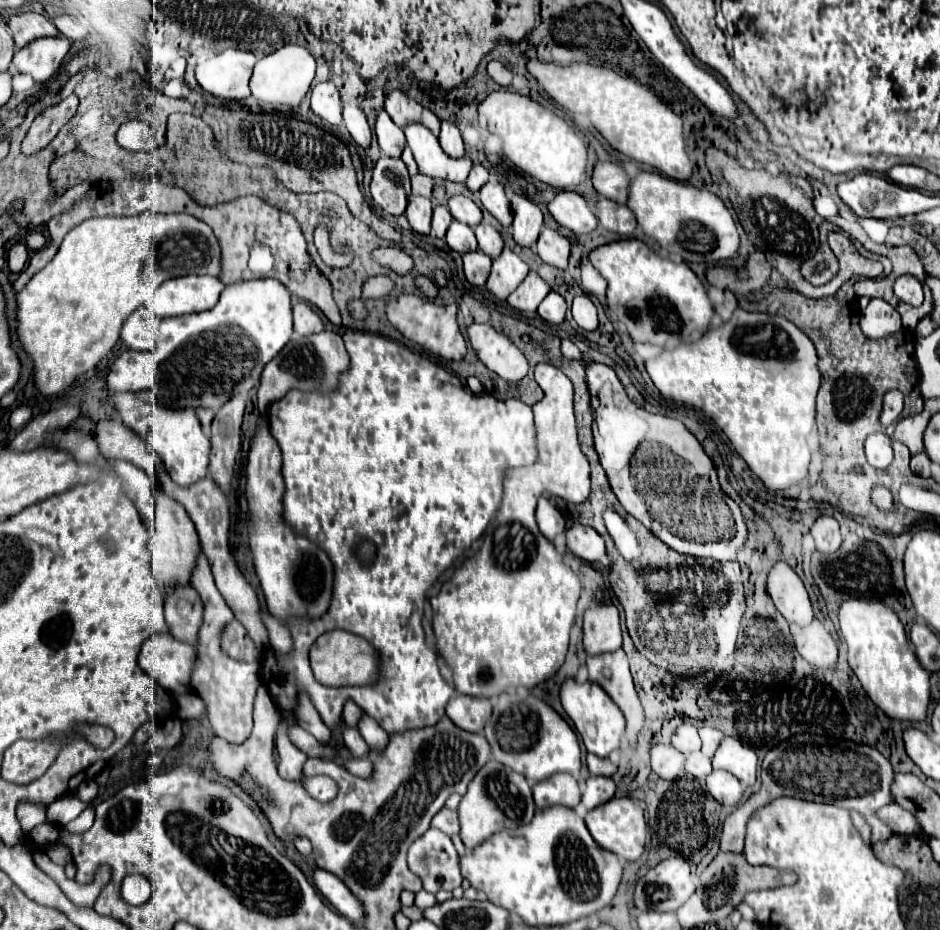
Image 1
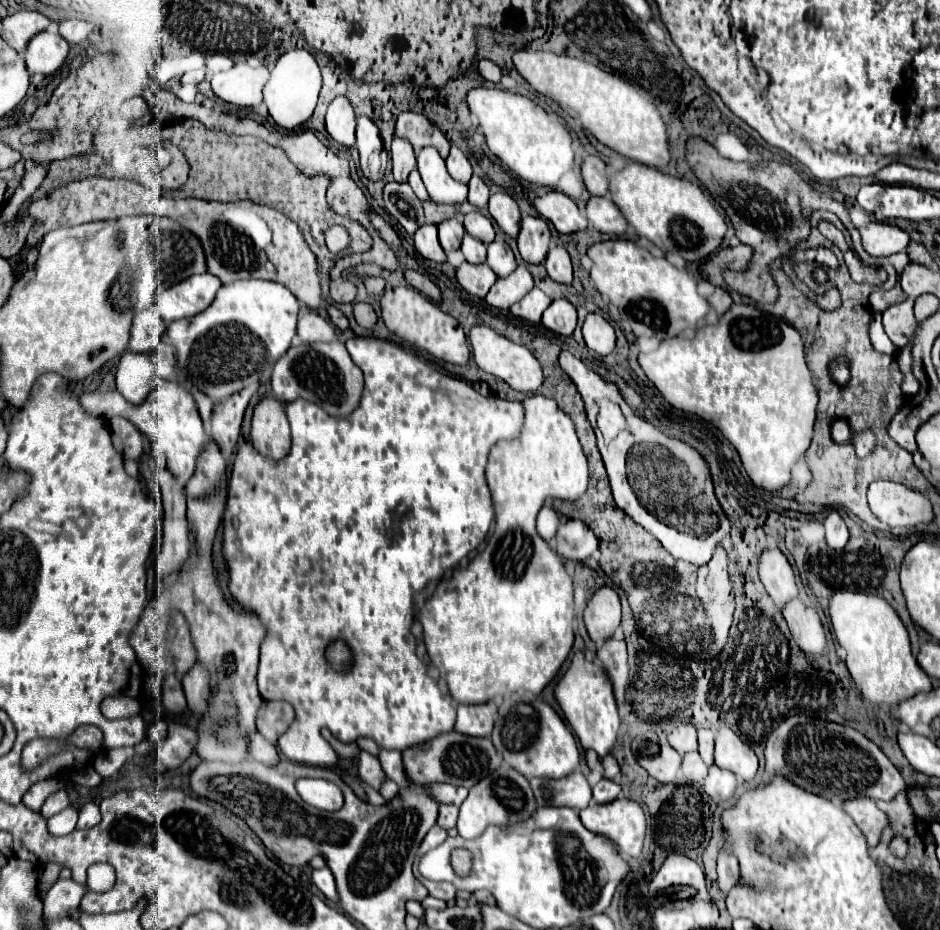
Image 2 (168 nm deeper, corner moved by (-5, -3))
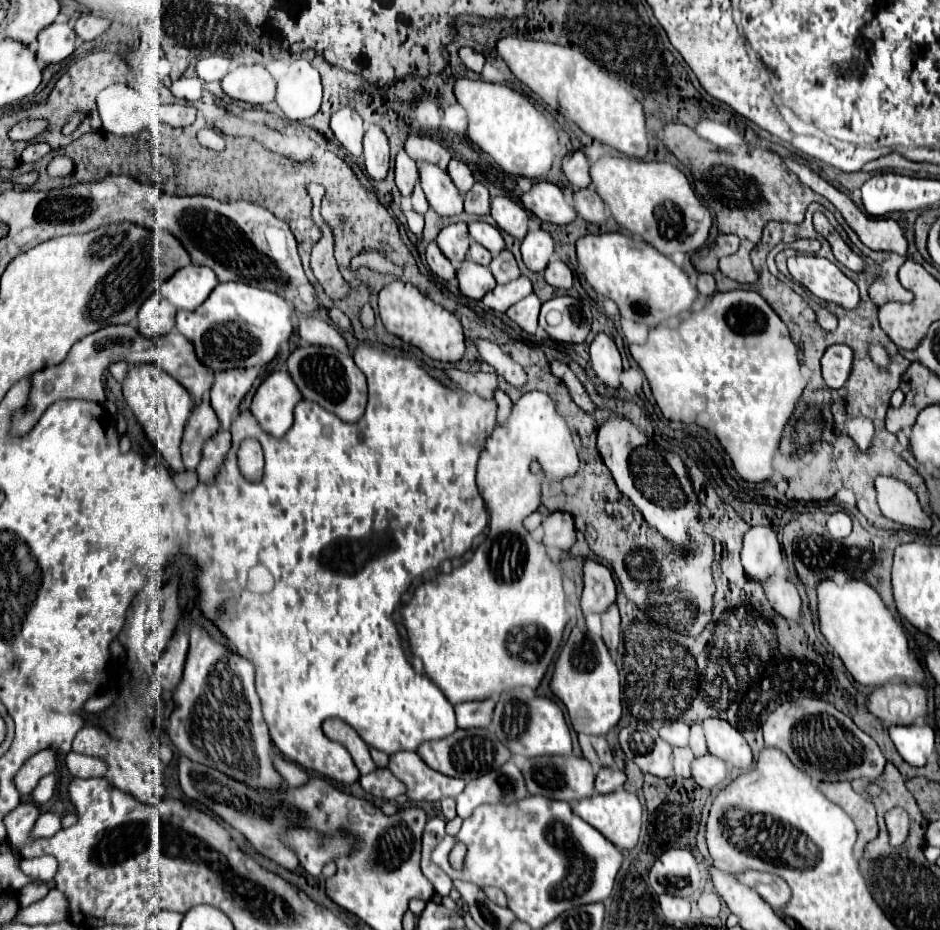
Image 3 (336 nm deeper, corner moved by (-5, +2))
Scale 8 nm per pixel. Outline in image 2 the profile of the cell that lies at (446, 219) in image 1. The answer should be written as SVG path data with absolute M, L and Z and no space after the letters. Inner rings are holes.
M449 218L439 224L439 242L447 254L453 250L459 250L463 234L465 234L465 228L457 218Z

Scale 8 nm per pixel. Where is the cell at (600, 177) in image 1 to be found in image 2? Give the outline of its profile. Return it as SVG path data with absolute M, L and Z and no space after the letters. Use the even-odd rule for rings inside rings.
M587 156L581 166L583 180L587 190L593 196L607 196L609 194L609 176L607 176L607 164L599 156Z

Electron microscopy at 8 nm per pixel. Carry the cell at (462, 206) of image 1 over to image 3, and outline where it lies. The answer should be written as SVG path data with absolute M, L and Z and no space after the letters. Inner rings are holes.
M473 221L469 223L469 233L471 237L481 243L485 249L489 249L493 255L499 255L503 249L505 249L505 241L499 233L497 227L489 225L489 223L483 223L483 221Z

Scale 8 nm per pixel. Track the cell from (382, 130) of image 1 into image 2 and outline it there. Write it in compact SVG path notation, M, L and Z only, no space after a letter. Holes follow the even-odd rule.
M393 136L393 142L391 142L391 162L393 162L393 178L399 180L399 182L407 182L409 172L417 164L413 146L407 140L403 140L399 136Z

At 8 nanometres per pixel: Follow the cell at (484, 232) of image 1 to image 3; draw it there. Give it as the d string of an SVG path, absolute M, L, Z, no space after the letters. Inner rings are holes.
M505 249L497 257L493 257L489 269L491 269L491 273L493 273L493 277L495 277L495 281L499 285L509 283L509 281L513 281L513 279L519 277L517 261L515 261L515 257L513 257L513 253L509 249Z

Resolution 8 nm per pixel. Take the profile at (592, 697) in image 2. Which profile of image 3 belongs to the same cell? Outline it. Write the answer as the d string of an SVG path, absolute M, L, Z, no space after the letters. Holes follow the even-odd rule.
M575 625L565 647L555 661L551 677L551 691L567 707L571 725L577 733L603 735L613 729L621 717L621 683L619 671L599 635L587 631L587 627Z

